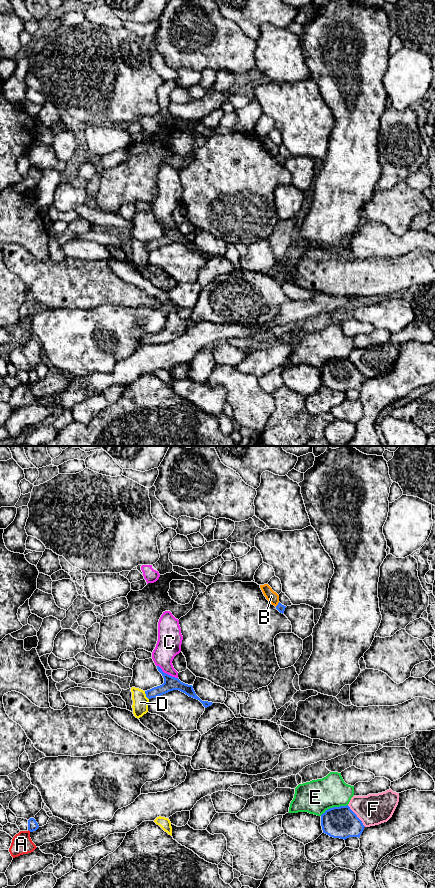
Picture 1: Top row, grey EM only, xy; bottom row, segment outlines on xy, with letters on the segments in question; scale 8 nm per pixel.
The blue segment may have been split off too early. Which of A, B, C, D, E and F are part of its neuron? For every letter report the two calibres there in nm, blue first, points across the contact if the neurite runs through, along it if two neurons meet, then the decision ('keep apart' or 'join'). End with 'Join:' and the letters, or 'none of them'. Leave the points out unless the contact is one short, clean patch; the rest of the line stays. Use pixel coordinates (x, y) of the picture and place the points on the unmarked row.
A: 80 nm thick on the blue side, 160 nm on the other; keep apart
B: 60 nm thick on the blue side, 90 nm on the other; border along xy (279, 154), (275, 158); keep apart
C: 110 nm thick on the blue side, 190 nm on the other; border along xy (157, 217), (164, 224), (178, 231); keep apart
D: 110 nm thick on the blue side, 130 nm on the other; border along xy (144, 243), (148, 251); keep apart
E: 260 nm thick on the blue side, 280 nm on the other; border along xy (347, 356), (330, 359), (320, 367); keep apart
F: 260 nm thick on the blue side, 260 nm on the other; keep apart
Join: none of them

